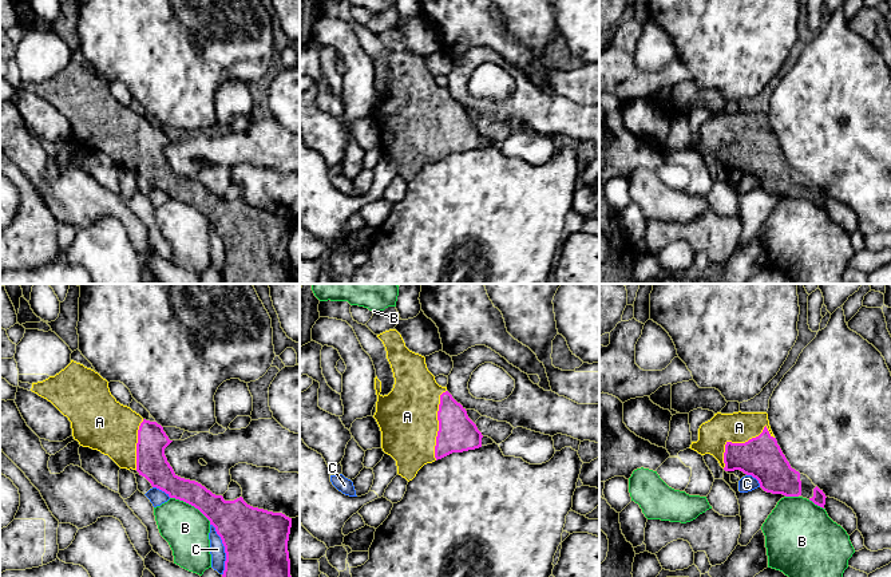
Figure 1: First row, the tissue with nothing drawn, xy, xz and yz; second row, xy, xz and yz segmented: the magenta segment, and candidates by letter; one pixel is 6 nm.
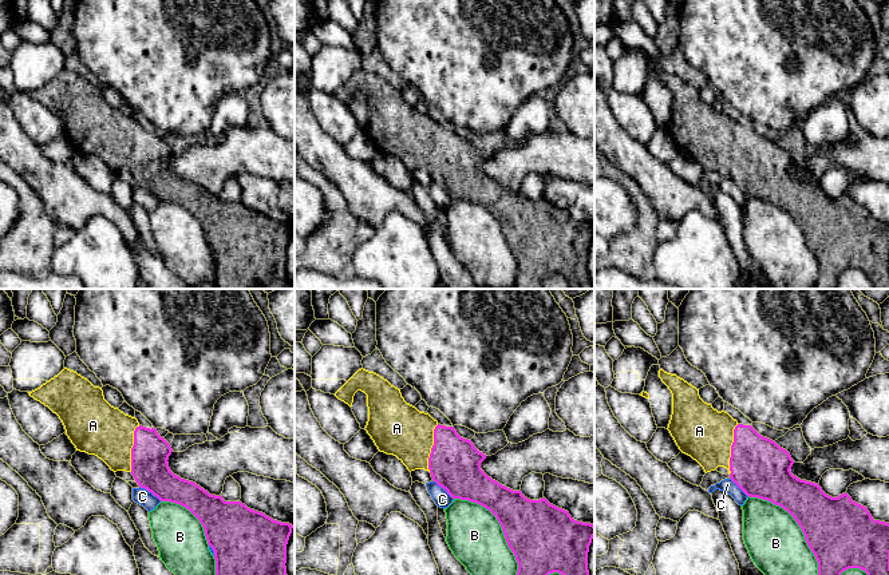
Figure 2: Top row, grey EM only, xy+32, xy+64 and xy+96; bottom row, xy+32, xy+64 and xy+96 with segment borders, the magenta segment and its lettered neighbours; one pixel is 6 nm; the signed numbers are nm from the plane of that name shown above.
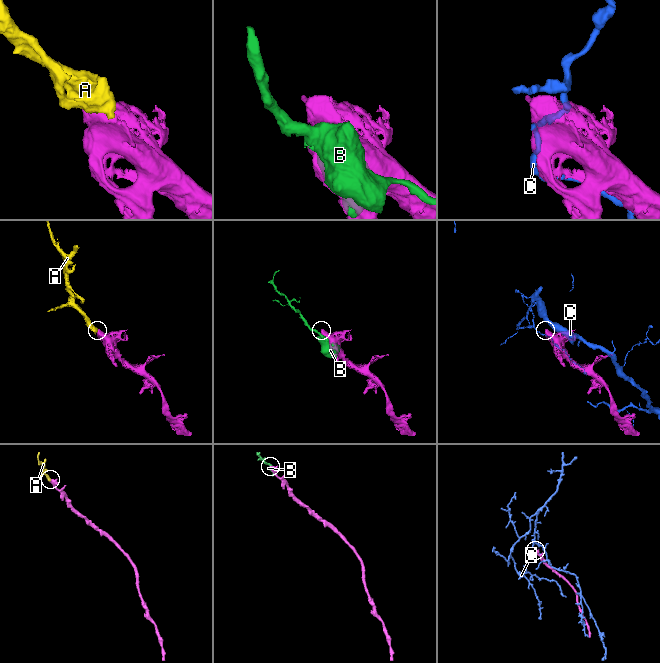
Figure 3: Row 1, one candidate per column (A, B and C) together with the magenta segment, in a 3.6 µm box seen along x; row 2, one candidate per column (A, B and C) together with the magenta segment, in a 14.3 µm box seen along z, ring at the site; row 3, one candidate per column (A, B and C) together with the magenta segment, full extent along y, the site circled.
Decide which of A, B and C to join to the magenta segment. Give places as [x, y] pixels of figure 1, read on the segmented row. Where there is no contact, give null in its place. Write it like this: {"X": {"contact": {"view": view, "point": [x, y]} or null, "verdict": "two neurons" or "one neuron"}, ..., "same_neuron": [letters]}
{"A": {"contact": {"view": "yz", "point": [735, 443]}, "verdict": "one neuron"}, "B": {"contact": {"view": "xy", "point": [191, 505]}, "verdict": "two neurons"}, "C": {"contact": {"view": "xy", "point": [225, 549]}, "verdict": "two neurons"}, "same_neuron": ["A"]}

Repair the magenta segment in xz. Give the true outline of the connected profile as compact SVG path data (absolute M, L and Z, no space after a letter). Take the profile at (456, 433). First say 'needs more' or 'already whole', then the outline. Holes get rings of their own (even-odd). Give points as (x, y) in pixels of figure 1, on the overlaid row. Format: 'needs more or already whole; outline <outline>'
needs more; outline M396 329L385 331L377 337L383 341L391 364L395 384L388 395L381 395L381 382L375 378L377 395L376 419L381 431L381 448L396 461L397 474L412 481L417 471L452 452L482 447L482 432L468 418L466 408L436 383L428 371L425 357L409 351Z

